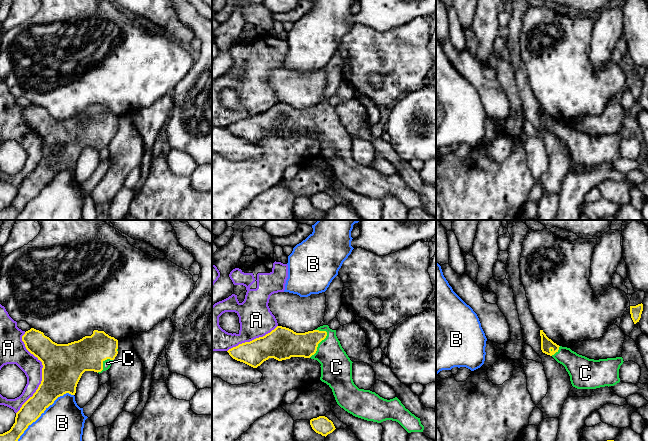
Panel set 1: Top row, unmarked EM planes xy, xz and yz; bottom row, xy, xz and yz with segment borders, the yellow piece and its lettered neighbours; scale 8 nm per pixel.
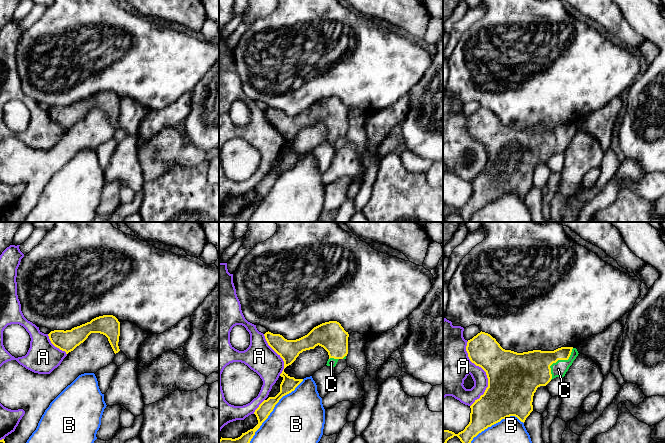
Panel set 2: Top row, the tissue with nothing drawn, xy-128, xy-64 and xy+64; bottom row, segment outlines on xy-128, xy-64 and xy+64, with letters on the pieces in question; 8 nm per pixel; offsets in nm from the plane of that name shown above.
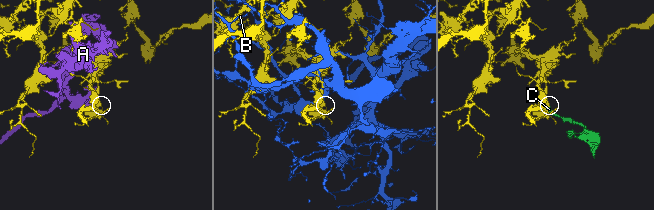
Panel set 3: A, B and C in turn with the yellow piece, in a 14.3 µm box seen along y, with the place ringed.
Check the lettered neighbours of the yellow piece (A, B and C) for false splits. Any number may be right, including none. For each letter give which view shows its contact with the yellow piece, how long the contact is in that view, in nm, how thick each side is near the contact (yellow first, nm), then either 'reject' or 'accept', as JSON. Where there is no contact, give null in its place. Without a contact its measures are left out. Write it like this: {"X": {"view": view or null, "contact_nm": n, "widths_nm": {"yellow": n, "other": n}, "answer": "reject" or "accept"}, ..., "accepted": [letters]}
{"A": {"view": "xy", "contact_nm": 650, "widths_nm": {"yellow": 340, "other": 160}, "answer": "reject"}, "B": {"view": "xy", "contact_nm": 600, "widths_nm": {"yellow": 220, "other": 440}, "answer": "reject"}, "C": {"view": "xz", "contact_nm": 260, "widths_nm": {"yellow": 220, "other": 260}, "answer": "accept"}, "accepted": ["C"]}

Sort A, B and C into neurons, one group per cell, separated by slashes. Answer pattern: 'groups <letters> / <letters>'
groups A / B / C

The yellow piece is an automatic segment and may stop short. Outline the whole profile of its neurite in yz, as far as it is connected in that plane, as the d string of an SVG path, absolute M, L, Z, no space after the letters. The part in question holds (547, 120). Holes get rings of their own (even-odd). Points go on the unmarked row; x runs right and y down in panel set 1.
M540 106L541 126L562 140L570 152L573 163L577 165L596 165L614 162L620 158L619 145L622 133L607 135L589 135L579 131L570 124L562 123L549 115Z

